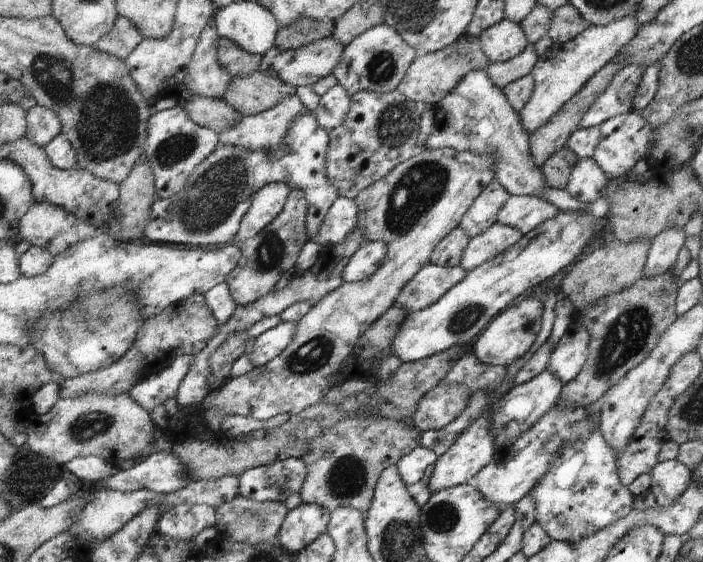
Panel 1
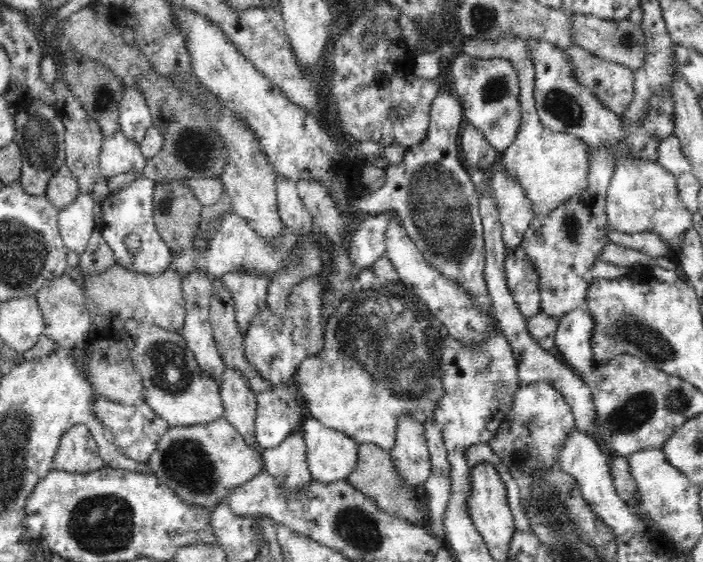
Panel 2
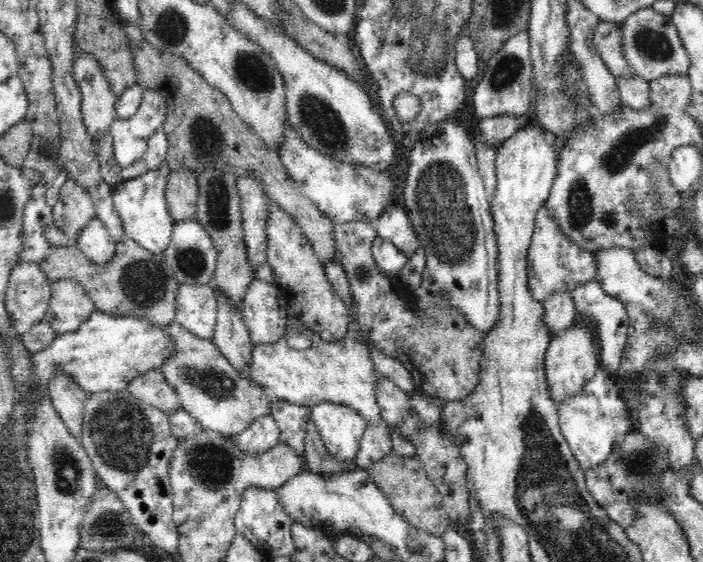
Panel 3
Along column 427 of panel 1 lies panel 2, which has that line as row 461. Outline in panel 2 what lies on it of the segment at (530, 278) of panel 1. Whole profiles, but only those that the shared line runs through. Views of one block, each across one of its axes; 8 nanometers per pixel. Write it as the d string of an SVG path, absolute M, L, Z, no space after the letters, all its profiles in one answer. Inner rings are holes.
M306 419L300 426L299 431L303 435L306 445L306 460L312 480L332 484L345 480L354 470L357 463L358 444L344 433L324 426L319 420Z

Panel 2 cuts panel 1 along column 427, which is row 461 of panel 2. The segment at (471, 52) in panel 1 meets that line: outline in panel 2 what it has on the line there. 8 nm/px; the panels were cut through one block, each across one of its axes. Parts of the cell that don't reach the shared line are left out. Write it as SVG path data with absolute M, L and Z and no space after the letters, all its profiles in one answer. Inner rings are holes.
M76 424L64 432L53 464L52 470L70 474L90 474L106 466L98 455L95 438L84 424Z

